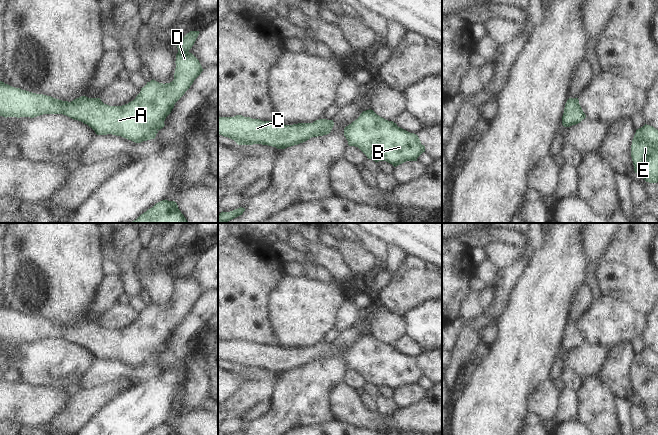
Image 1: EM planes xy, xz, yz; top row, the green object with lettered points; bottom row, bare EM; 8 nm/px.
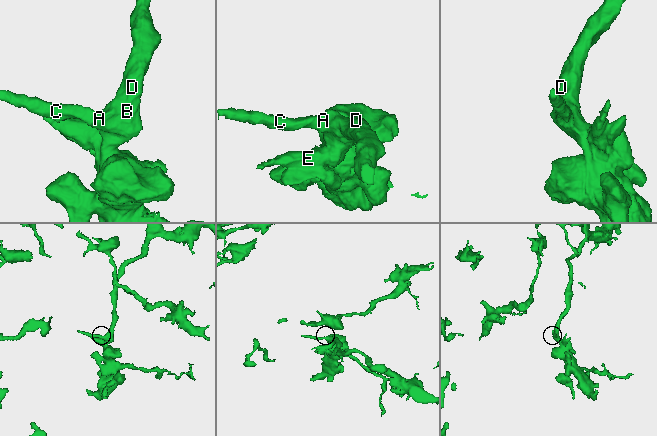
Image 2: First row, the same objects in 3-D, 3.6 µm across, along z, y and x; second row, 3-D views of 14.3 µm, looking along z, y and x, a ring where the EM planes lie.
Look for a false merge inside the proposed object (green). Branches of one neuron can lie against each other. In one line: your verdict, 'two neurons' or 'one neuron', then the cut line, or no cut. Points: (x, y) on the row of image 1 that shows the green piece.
one neuron; no cut

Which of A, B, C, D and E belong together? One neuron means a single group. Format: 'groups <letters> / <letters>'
groups A B C D E

